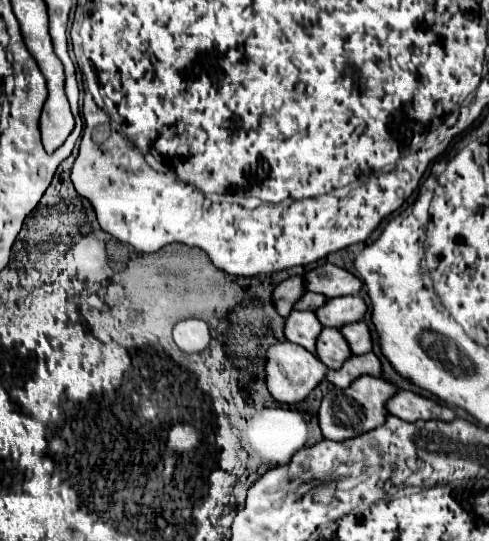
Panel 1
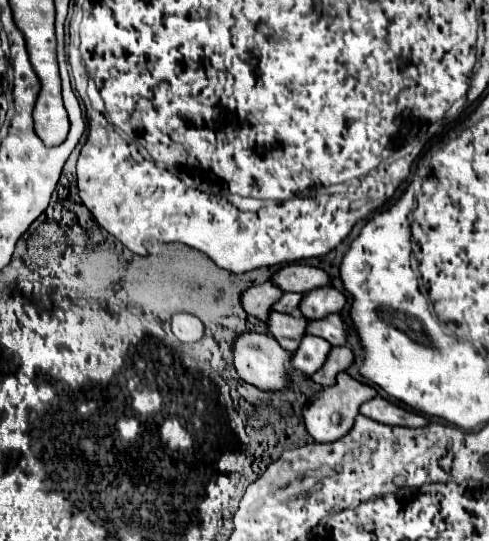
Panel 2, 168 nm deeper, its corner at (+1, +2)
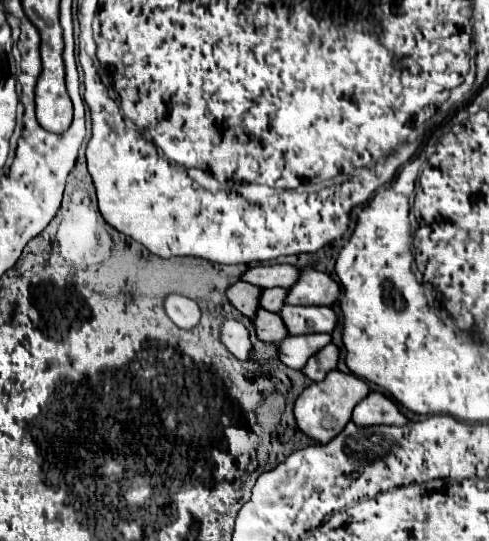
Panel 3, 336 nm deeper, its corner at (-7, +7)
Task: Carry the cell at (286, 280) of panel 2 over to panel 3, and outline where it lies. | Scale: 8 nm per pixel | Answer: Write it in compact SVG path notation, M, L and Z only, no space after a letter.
M275 264L275 266L255 266L241 274L239 280L249 282L259 288L289 288L297 282L299 270L289 264Z

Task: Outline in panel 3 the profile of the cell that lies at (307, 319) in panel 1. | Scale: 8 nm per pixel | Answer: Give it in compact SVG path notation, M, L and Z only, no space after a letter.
M259 310L255 312L255 332L257 332L257 338L263 340L263 342L281 342L287 334L287 328L283 324L283 320L279 318L279 314L273 314L273 312L267 312L267 310Z

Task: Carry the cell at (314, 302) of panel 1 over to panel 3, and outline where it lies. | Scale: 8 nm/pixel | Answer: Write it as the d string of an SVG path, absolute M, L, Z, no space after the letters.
M271 288L271 290L261 290L261 296L259 296L259 308L265 308L269 312L279 312L281 306L285 304L285 294L287 290L283 288Z

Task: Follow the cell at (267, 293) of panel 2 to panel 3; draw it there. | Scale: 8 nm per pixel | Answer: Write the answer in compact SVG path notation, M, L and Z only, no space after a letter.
M235 282L227 288L227 300L247 318L253 318L255 310L259 308L259 294L261 288L247 282Z

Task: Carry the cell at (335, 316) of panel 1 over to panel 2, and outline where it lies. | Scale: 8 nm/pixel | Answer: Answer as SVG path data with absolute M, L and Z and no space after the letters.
M319 287L311 293L305 293L301 303L301 313L307 319L323 319L331 313L341 313L347 305L347 297L335 287Z

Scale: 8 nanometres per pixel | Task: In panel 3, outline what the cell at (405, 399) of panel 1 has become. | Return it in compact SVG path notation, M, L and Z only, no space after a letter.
M369 392L353 410L351 420L357 426L375 426L375 424L407 424L407 418L401 414L399 406L391 402L381 392Z

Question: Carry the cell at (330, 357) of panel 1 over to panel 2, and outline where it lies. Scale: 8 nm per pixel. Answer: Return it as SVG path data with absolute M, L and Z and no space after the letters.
M305 335L293 355L291 365L307 375L313 375L319 371L319 367L323 367L323 361L327 361L327 351L331 351L331 343L313 335Z

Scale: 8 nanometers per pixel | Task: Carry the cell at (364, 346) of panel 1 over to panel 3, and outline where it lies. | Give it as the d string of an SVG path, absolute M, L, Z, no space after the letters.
M283 306L279 310L283 324L291 336L295 334L313 334L313 332L327 332L331 334L335 328L335 312L327 306Z

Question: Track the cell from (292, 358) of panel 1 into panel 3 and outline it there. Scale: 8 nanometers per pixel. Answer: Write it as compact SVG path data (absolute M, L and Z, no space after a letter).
M225 320L221 324L221 342L229 348L229 352L241 360L249 360L251 358L251 342L249 342L249 332L247 328L237 322L237 320Z

